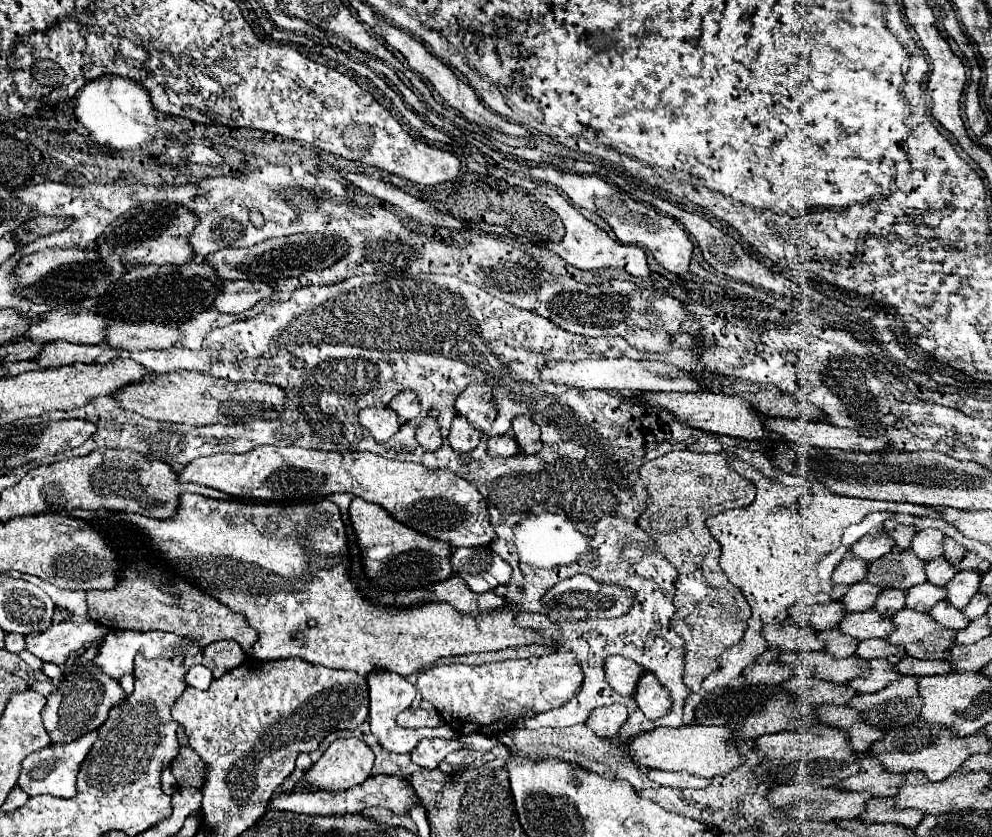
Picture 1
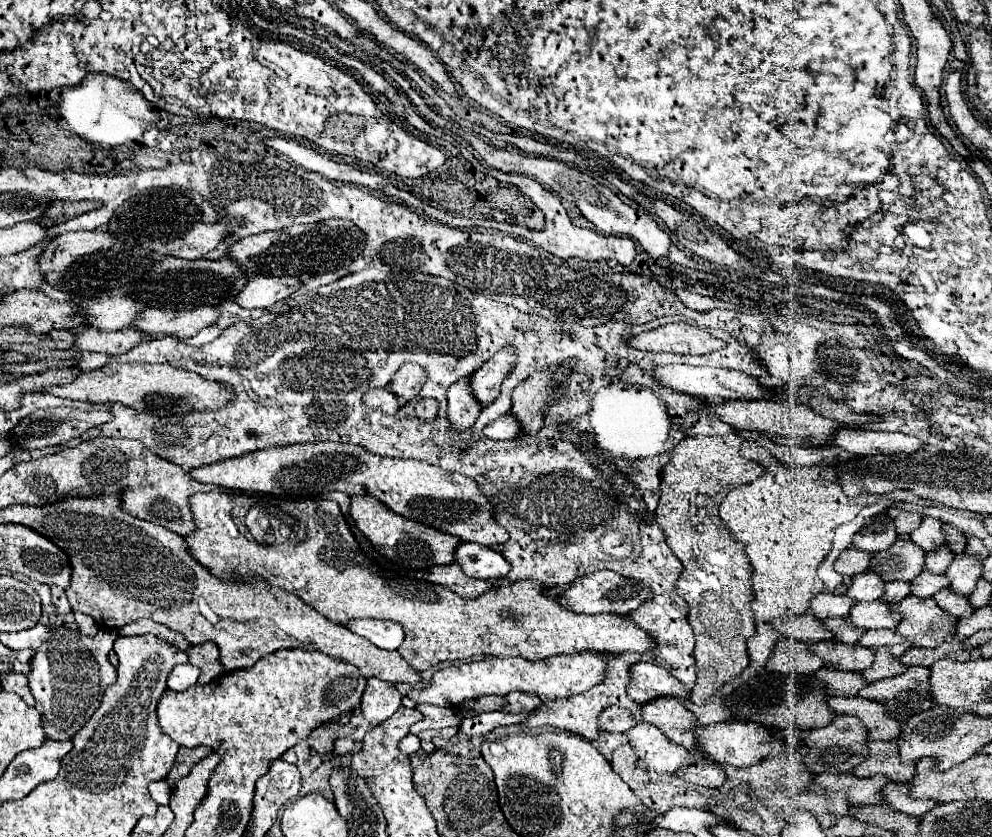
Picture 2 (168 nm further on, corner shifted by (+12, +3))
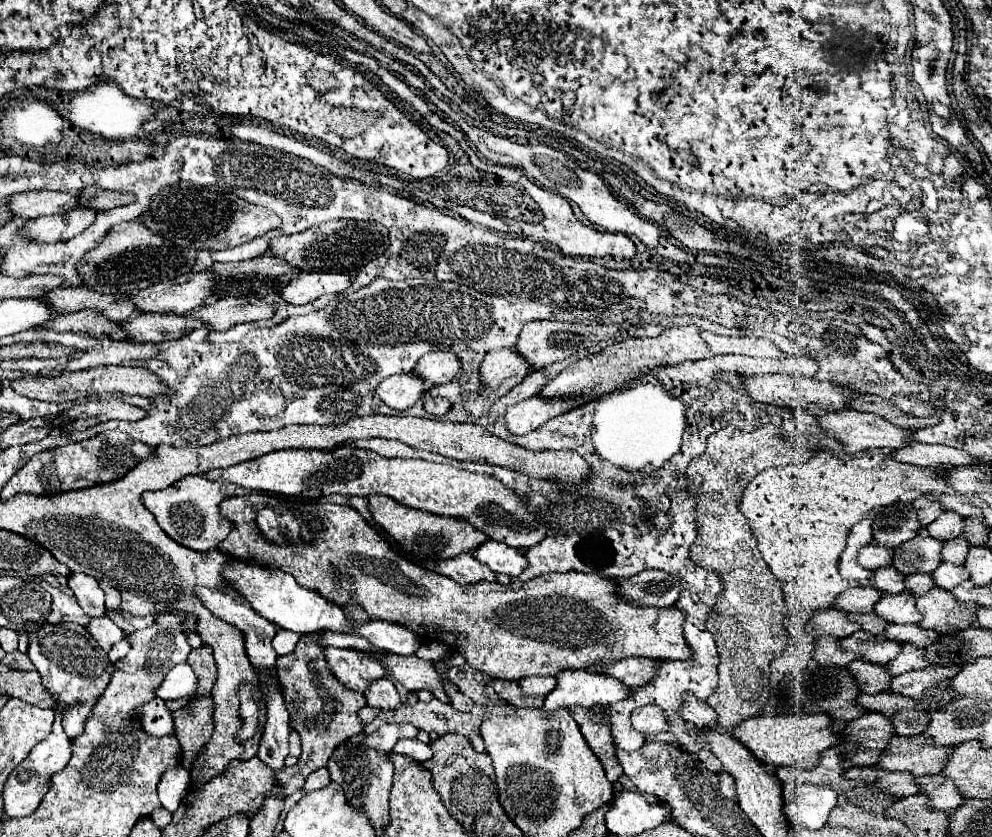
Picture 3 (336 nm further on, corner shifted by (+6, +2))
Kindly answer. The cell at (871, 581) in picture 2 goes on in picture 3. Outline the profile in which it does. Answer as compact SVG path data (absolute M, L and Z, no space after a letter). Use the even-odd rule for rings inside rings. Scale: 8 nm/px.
M881 567L873 571L873 587L883 593L901 593L905 591L905 575L895 567Z

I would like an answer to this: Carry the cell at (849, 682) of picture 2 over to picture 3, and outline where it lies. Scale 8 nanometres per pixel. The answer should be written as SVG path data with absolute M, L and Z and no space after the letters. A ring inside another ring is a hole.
M857 659L849 663L849 671L857 675L857 685L861 687L861 693L881 693L887 691L891 685L891 673L887 671L887 665L869 663L863 659Z

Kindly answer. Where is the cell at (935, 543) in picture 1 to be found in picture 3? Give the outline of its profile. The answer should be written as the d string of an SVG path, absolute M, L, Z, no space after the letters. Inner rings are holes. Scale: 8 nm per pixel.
M943 511L931 525L927 525L927 533L937 539L943 539L943 541L949 541L949 539L961 535L963 529L965 529L963 517L953 511Z

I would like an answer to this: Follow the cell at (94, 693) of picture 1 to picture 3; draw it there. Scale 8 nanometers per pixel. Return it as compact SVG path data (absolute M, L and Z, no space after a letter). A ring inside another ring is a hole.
M61 621L55 625L45 623L41 629L37 629L35 637L29 639L27 655L39 671L43 687L57 699L55 709L59 709L61 705L71 705L71 709L63 711L63 729L67 737L73 739L81 735L89 711L103 695L113 675L115 665L107 659L107 653L97 645L97 641L87 633L83 625L77 625L73 621Z

